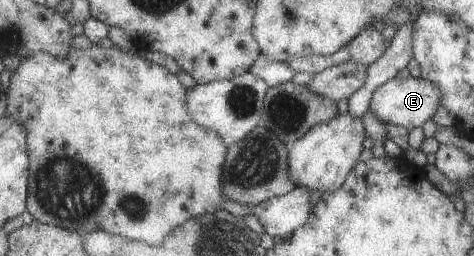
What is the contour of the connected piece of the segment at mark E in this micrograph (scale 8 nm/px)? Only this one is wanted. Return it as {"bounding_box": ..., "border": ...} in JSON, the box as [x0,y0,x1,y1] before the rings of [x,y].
{"bounding_box":[370,77,441,131],"border":[[[394,77],[385,81],[385,84],[379,85],[379,88],[375,90],[370,108],[382,123],[395,124],[410,131],[415,127],[423,126],[427,120],[431,119],[439,107],[439,100],[441,100],[441,92],[437,84],[431,84],[429,80],[421,77]]]}

